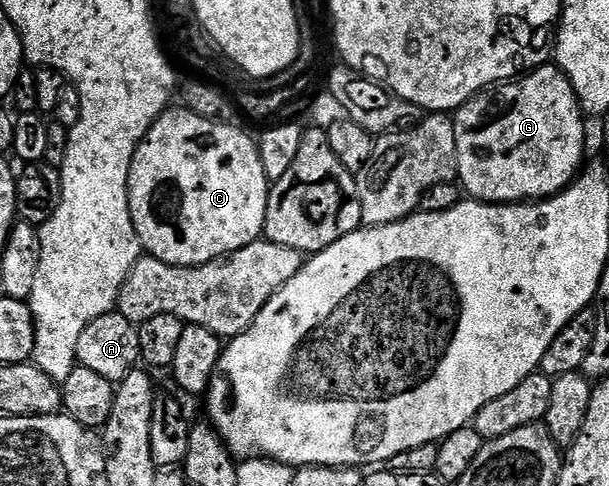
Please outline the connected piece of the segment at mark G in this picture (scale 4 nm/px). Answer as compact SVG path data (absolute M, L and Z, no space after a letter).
M556 63L540 65L520 78L494 84L484 92L478 92L457 109L452 121L457 147L457 180L460 187L474 200L483 200L486 204L544 200L568 188L582 171L586 159L587 117L581 110L571 82Z

